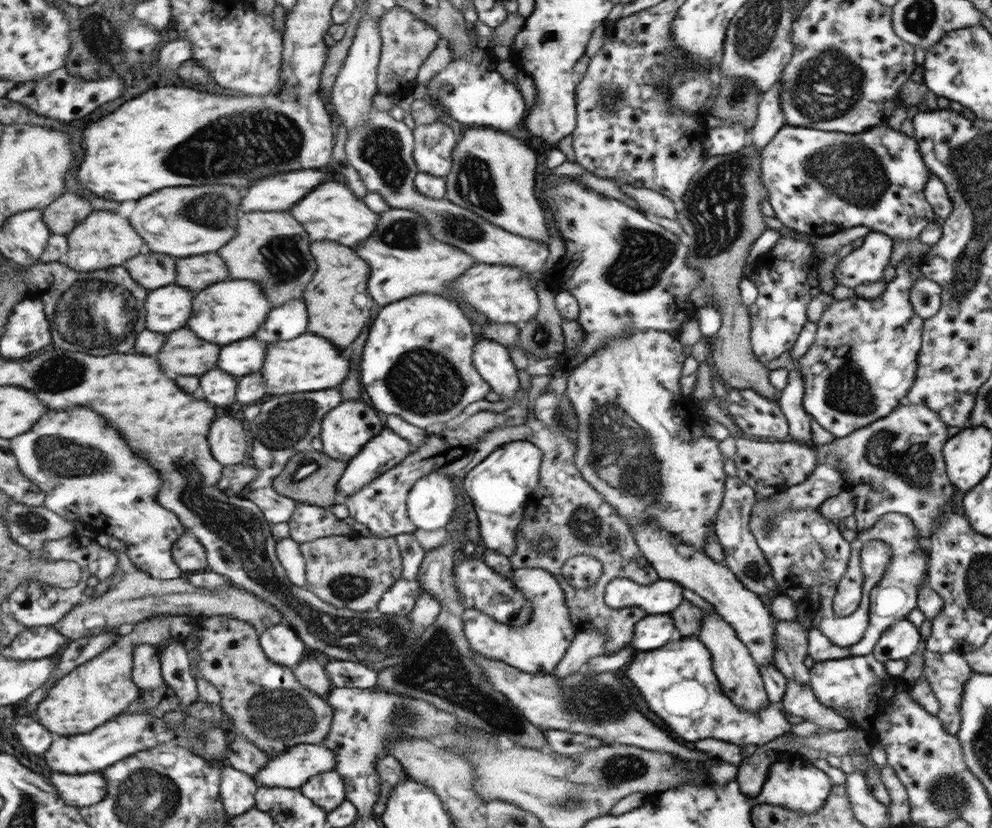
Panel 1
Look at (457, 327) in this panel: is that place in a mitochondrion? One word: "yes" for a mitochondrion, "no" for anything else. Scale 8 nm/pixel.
no

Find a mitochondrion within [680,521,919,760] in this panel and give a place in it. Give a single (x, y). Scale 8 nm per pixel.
(754, 572)

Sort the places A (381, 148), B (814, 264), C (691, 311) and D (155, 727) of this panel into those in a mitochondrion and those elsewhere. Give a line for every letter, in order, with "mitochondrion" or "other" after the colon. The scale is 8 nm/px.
A: mitochondrion
B: other
C: other
D: other

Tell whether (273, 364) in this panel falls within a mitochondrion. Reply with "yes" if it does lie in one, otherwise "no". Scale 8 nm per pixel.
no

